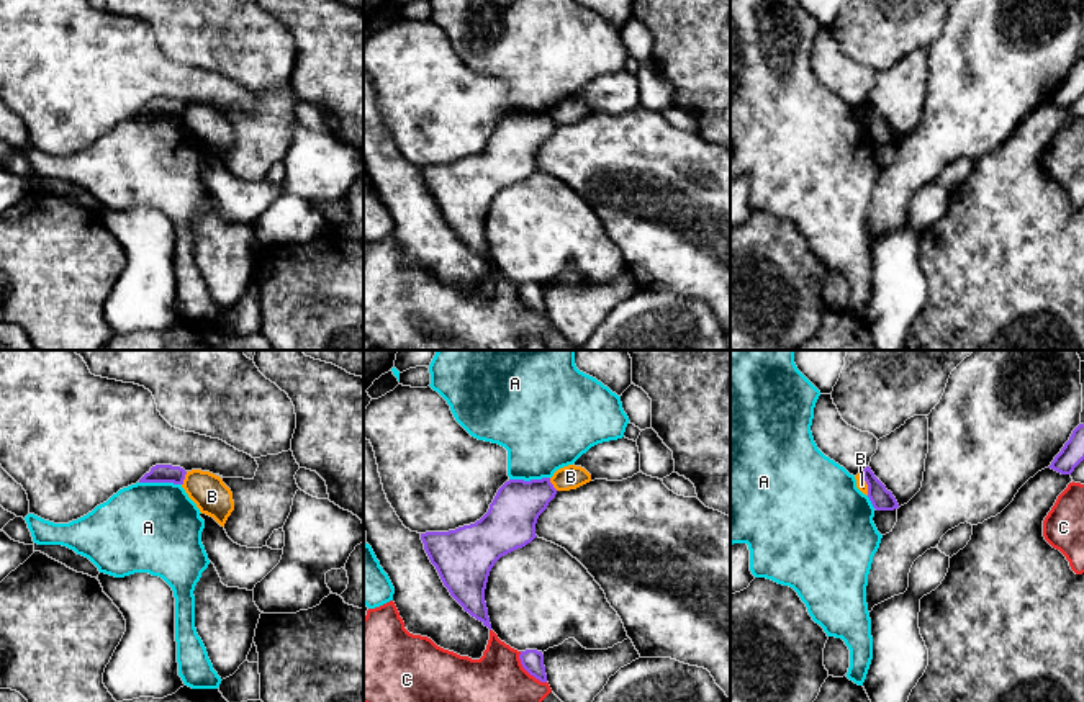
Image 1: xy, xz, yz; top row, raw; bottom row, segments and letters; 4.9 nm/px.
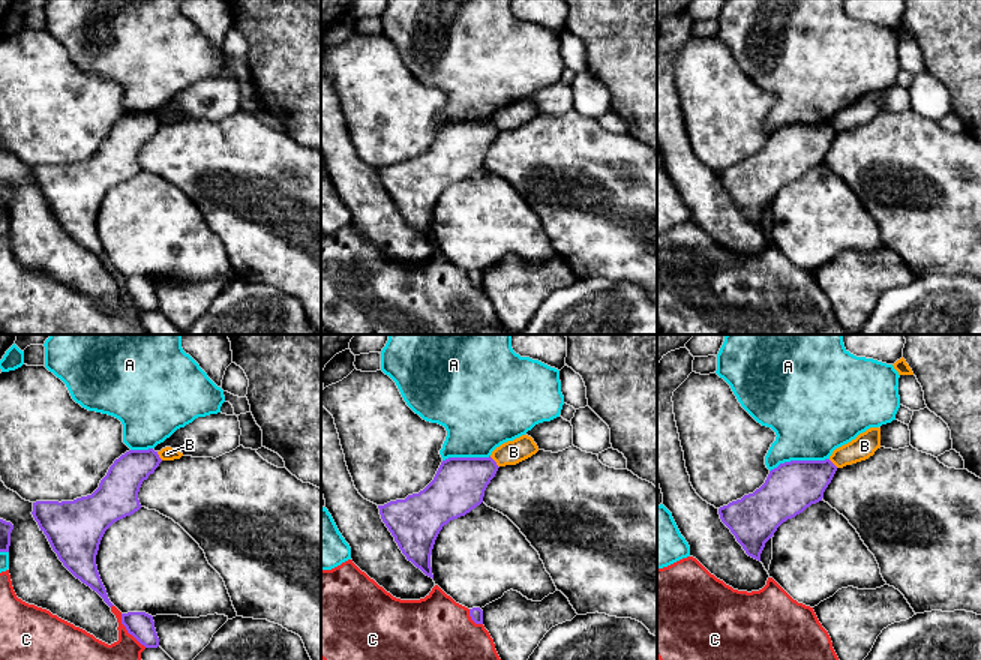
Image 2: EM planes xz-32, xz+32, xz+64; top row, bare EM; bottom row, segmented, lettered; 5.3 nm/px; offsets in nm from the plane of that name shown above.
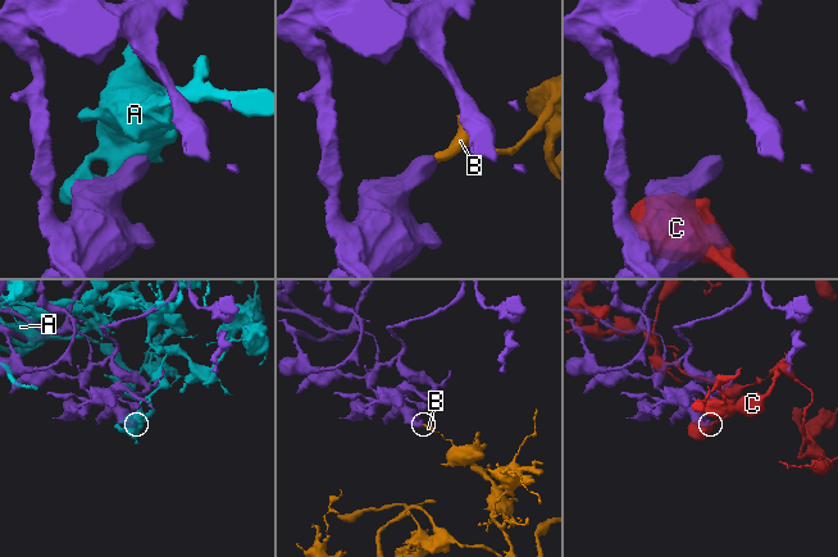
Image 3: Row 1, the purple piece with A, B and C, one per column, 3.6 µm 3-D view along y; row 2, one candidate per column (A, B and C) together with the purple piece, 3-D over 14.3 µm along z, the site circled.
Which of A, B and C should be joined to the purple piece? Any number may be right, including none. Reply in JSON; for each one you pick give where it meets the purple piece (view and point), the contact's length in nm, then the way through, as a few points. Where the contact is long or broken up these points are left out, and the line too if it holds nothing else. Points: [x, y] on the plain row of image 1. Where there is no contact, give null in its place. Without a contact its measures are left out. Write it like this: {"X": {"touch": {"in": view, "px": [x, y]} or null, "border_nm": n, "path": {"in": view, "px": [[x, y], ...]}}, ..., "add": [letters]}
{"add": []}

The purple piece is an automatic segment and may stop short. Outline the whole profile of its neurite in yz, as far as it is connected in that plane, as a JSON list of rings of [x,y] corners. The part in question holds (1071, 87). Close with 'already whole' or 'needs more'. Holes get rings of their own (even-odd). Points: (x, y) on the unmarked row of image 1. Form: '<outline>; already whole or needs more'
[[[1079,57],[1048,101],[1061,108],[1071,108],[1082,93],[1084,93],[1084,57]]]; already whole

